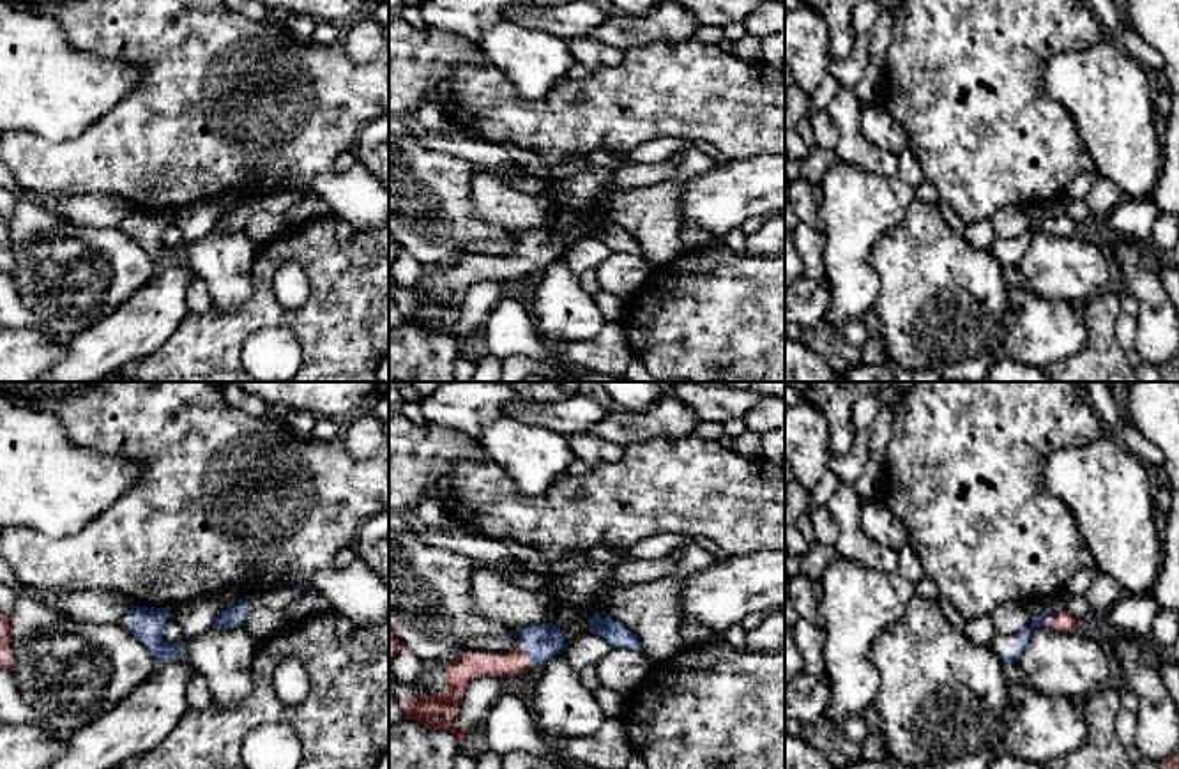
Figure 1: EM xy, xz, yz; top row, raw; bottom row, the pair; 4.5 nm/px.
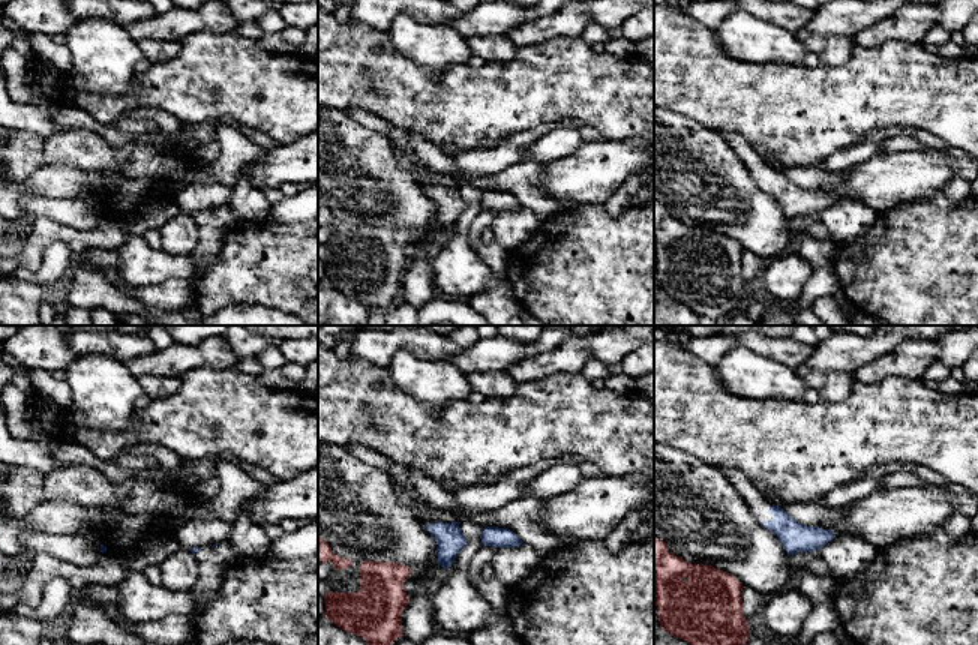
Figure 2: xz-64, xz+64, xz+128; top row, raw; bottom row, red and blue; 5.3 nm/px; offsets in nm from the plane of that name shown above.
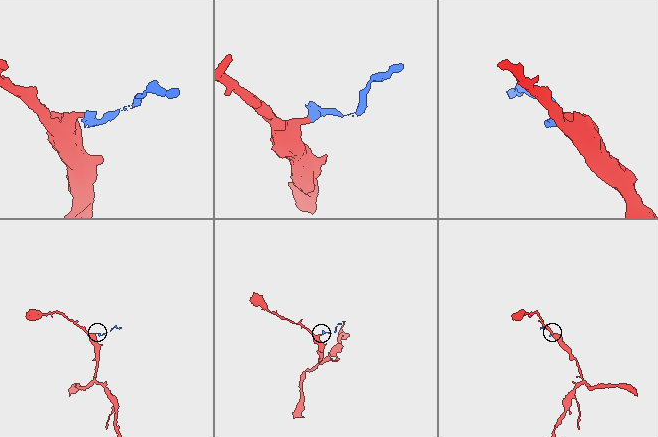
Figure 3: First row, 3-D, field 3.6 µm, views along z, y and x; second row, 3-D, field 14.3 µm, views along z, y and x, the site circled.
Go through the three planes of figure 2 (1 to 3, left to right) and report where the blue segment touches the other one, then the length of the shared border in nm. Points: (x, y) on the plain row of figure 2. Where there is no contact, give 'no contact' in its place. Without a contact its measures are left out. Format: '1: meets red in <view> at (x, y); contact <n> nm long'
1: no contact
2: no contact
3: no contact

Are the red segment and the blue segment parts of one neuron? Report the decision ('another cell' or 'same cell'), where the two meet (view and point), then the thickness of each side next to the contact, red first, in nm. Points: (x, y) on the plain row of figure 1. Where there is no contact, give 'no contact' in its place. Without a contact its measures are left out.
same cell | xz (525, 258) | 120/170 nm

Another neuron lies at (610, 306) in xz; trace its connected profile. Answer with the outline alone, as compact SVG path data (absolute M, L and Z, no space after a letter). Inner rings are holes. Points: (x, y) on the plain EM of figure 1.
M599 290L594 295L594 301L596 301L597 308L601 309L603 316L606 318L606 322L619 322L620 320L620 315L624 309L622 299Z

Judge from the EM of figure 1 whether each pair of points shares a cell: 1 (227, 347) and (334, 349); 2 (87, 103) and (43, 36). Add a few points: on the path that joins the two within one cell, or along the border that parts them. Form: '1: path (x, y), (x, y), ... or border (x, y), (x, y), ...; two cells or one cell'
1: path (251, 319), (287, 317), (306, 320); one cell
2: path (71, 87), (43, 59), (43, 52); one cell

